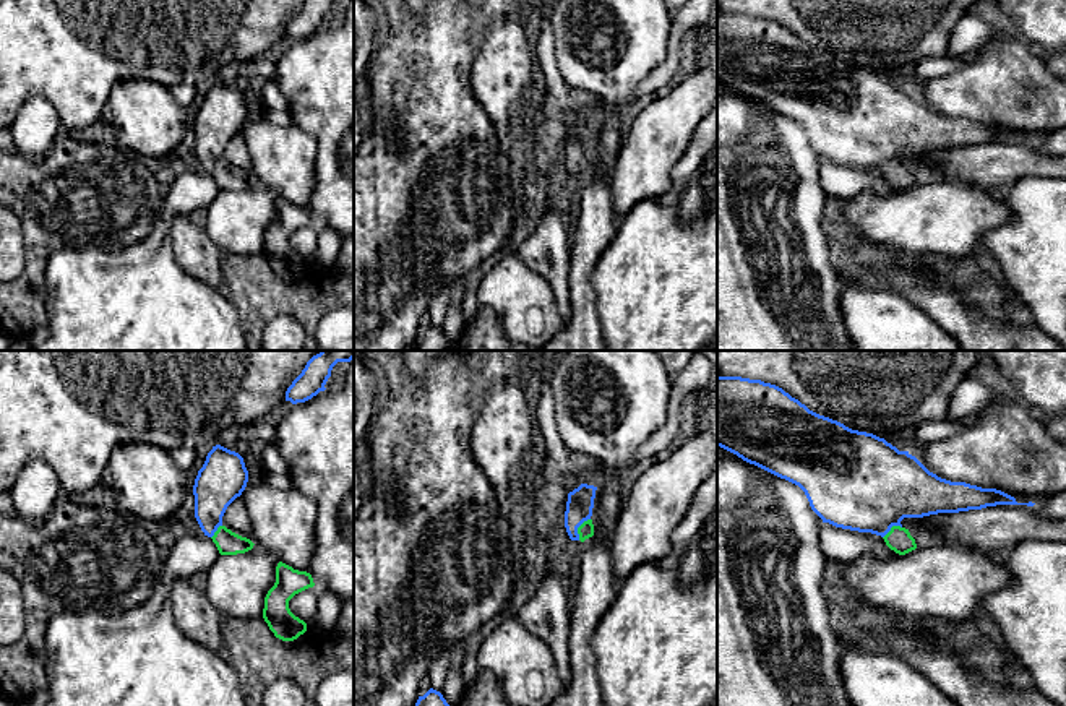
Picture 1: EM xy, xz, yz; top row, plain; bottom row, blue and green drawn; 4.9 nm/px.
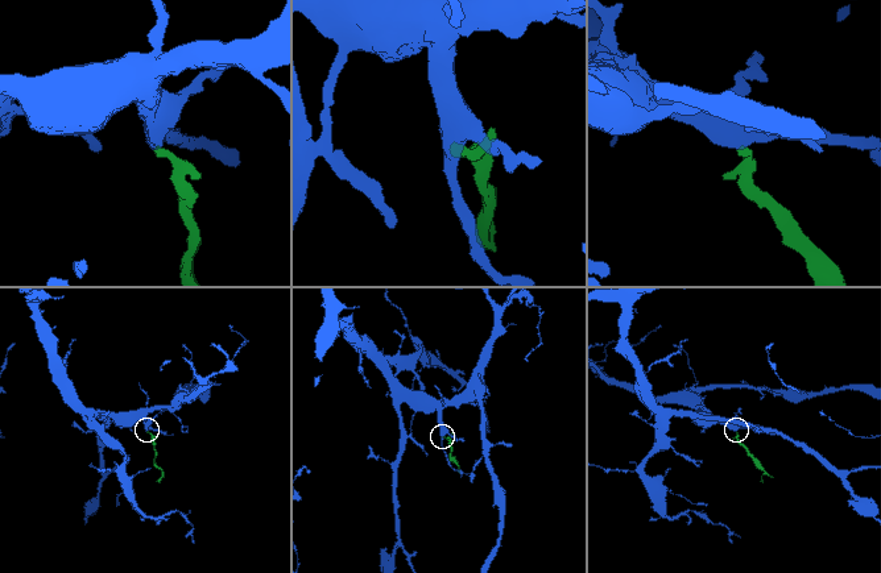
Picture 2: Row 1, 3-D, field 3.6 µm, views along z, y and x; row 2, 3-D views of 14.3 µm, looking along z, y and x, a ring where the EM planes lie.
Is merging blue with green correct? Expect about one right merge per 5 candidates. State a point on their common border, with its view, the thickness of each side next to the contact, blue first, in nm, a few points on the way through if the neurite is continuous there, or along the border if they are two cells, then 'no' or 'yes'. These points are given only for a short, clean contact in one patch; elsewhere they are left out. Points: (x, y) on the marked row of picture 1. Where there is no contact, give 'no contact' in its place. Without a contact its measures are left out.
meets blue in xz at (578, 526); 130 nm thick on the blue side, 80 nm on the other; runs through xz (580, 503), (578, 526), (586, 529); yes

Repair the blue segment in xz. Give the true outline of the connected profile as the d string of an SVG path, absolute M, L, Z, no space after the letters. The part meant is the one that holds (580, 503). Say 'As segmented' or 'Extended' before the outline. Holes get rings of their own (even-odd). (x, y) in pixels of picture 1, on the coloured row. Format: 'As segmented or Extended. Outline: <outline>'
Extended. Outline: M581 484L568 493L565 527L571 540L581 540L594 536L592 508L597 487Z

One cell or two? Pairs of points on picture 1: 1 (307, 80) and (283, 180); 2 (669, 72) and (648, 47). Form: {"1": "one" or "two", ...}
{"1": "two", "2": "two"}

